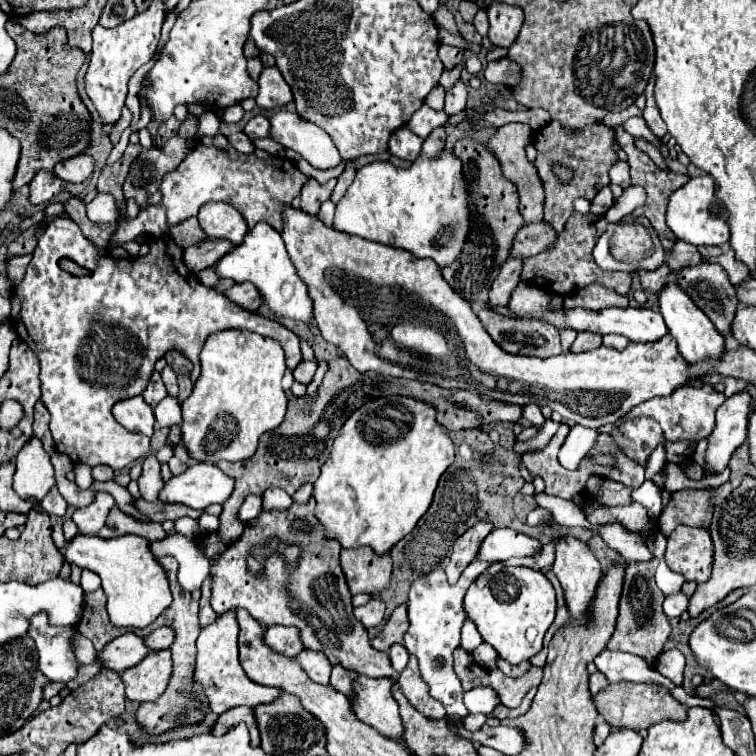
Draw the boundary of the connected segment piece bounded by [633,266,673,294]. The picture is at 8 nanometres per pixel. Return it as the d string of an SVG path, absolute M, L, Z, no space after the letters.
M659 266L657 270L637 270L633 272L637 276L641 276L641 286L645 290L651 290L653 294L657 294L657 290L661 290L661 286L665 286L665 282L671 280L671 270L669 266Z

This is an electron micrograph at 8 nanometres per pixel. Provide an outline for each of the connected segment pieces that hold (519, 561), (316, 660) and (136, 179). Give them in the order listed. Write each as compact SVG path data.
M547 544L544 545L537 554L529 556L529 558L510 558L509 560L505 560L500 563L507 567L527 566L535 570L541 570L544 567L552 566L553 560L555 560L555 550L553 550L553 544Z
M301 650L301 654L295 656L295 660L301 664L301 668L309 674L309 678L317 684L329 686L329 674L331 674L331 662L327 660L325 654L315 652L315 650Z
M191 116L185 120L185 124L181 124L177 138L171 138L169 142L165 142L163 148L159 148L159 156L139 156L131 164L129 176L123 184L125 198L133 198L139 204L139 208L159 204L161 180L165 174L173 172L187 156L185 140L187 138L197 140L195 130L197 130L197 120L195 116Z

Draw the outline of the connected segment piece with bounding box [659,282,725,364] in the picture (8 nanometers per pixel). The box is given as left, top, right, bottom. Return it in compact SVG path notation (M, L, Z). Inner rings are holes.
M669 282L659 292L659 308L661 308L661 314L663 314L665 324L669 328L669 334L677 340L679 352L687 362L693 364L693 362L701 362L701 360L707 360L707 358L717 362L717 360L723 358L723 354L725 354L725 338L713 326L709 316L703 310L699 310L693 304L693 300L675 282Z

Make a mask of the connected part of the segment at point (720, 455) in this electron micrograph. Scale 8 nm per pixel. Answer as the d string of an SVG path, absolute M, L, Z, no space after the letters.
M741 390L729 396L717 408L717 426L709 436L705 456L713 472L721 472L729 464L729 458L735 452L735 448L747 440L751 400L753 400L751 394L747 390Z

